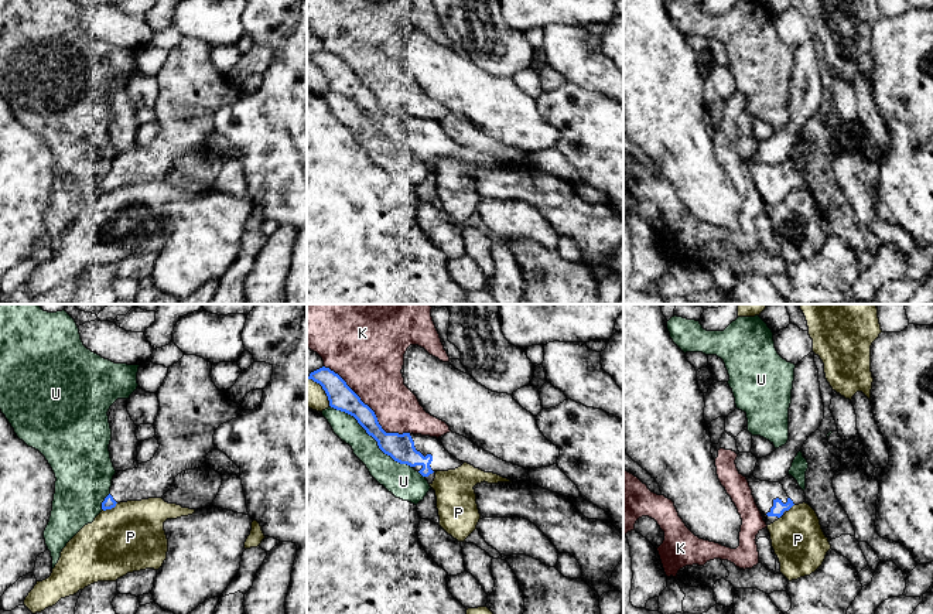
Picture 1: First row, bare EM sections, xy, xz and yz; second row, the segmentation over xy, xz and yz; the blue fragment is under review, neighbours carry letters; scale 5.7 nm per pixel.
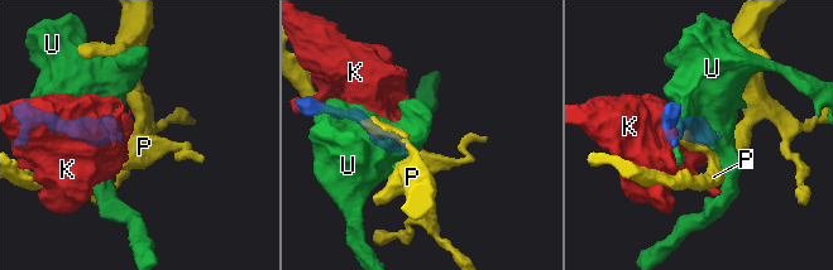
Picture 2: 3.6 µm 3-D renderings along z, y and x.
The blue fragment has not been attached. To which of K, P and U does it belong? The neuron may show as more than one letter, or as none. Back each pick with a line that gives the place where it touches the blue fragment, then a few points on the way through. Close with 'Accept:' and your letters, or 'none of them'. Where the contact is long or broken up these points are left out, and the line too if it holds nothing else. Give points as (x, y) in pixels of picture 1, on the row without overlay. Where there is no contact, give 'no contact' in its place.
Accept: none of them

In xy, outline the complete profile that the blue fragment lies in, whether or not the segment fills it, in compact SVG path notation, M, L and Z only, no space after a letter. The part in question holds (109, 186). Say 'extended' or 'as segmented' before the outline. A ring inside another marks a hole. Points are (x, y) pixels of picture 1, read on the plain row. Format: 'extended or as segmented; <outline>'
extended; M184 38L168 51L168 57L157 74L160 93L154 105L154 120L160 130L150 144L139 147L137 151L116 154L110 177L102 185L103 194L112 192L120 185L163 181L178 157L206 149L206 139L215 132L215 113L243 95L240 88L229 83L225 75L215 69L211 51L211 45L196 38Z

